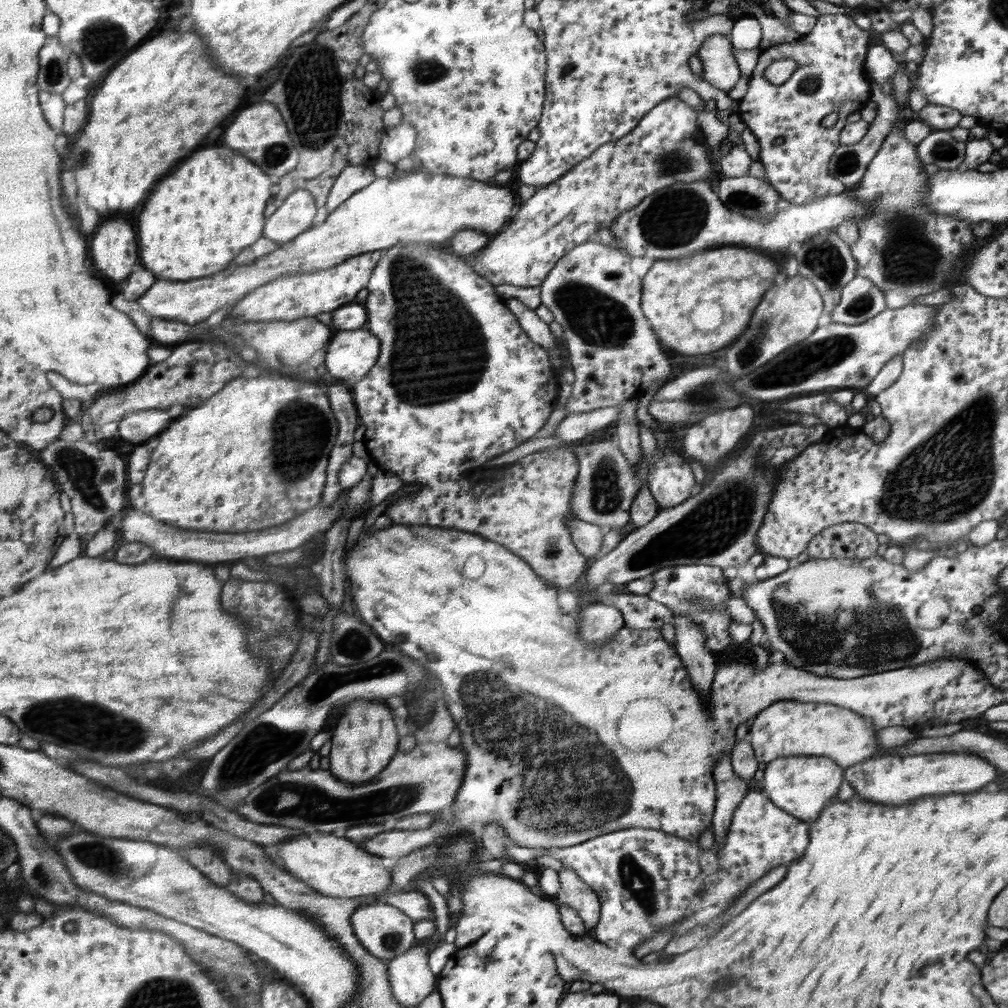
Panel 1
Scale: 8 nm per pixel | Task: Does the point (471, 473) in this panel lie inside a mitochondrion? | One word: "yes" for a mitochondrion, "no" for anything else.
no

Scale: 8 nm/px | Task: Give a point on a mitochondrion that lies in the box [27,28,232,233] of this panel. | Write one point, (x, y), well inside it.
(53, 75)

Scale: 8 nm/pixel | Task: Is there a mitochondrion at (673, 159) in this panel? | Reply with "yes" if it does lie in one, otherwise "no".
yes

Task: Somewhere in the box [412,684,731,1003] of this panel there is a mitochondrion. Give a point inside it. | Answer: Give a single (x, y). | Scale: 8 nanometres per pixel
(638, 883)

